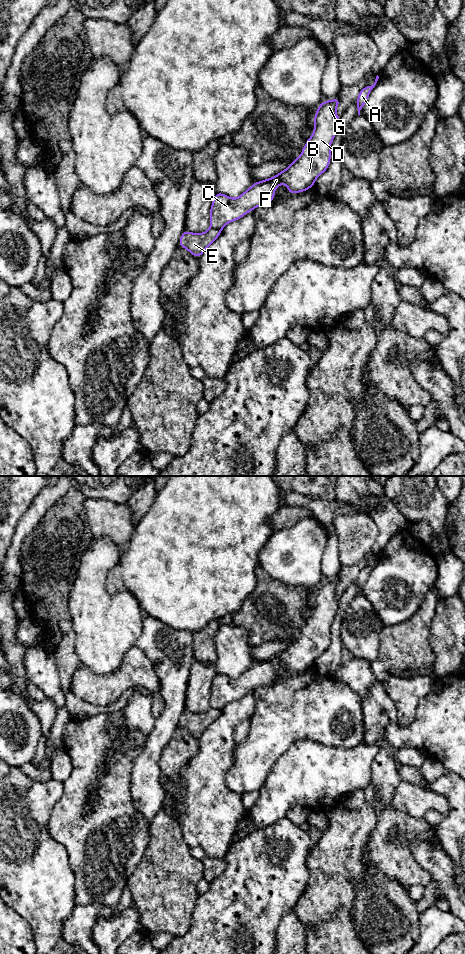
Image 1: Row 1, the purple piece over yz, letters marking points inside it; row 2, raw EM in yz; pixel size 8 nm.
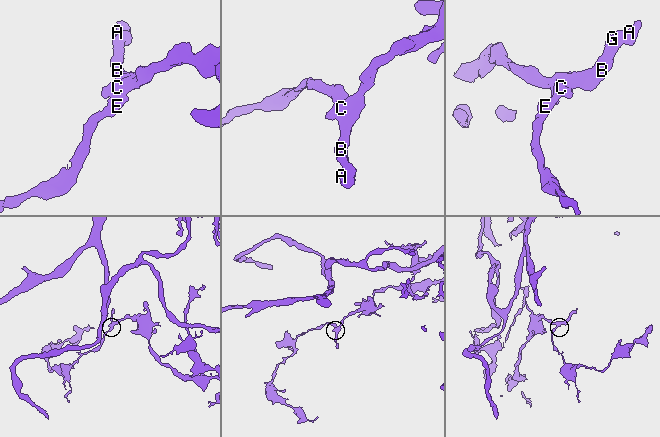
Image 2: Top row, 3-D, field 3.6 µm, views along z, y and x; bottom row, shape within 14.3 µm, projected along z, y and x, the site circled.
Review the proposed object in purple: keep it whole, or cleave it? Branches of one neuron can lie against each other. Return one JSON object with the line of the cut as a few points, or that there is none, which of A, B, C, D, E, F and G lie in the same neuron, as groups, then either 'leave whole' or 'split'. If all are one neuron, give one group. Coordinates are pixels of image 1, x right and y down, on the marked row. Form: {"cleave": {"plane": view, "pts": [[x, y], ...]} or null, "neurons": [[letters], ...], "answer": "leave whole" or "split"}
{"cleave": {"plane": "yz", "pts": [[210, 226], [220, 231]]}, "neurons": [["A", "B", "C", "D", "F", "G"], ["E"]], "answer": "split"}

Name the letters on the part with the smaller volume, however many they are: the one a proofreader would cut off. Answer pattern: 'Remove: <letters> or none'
Remove: E

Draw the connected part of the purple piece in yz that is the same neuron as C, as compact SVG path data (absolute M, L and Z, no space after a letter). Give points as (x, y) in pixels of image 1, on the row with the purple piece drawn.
M337 97L333 100L323 101L318 106L313 119L314 131L311 137L306 141L300 156L291 162L285 170L281 171L276 176L255 182L238 198L231 198L223 193L217 192L210 208L210 227L221 231L228 223L239 220L253 209L262 205L271 204L275 196L276 188L282 184L288 187L290 194L304 192L313 187L315 180L324 173L330 165L330 147L340 124L340 117L336 115L336 109L339 104L340 101Z

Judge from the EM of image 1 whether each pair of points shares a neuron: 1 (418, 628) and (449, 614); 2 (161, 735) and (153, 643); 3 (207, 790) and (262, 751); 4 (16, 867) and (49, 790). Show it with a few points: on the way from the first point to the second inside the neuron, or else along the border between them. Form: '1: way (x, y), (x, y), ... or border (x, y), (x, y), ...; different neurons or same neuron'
1: border (439, 600), (430, 625), (429, 645); different neurons
2: way (172, 712), (172, 666); same neuron
3: border (233, 756), (225, 783), (241, 794); different neurons
4: way (16, 848), (17, 822), (30, 809); same neuron

